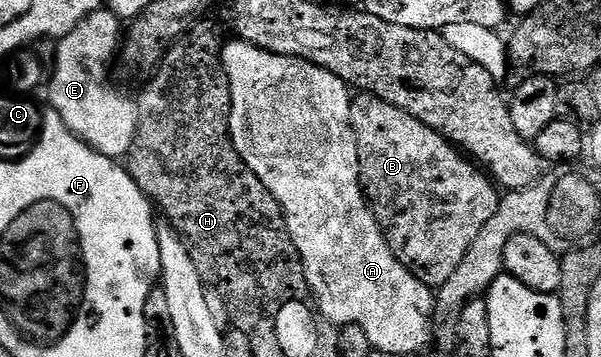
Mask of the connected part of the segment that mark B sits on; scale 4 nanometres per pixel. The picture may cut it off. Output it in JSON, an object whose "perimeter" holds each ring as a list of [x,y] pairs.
{"perimeter":[[[359,93],[351,101],[350,133],[358,150],[358,177],[362,179],[366,205],[382,229],[386,245],[398,257],[399,264],[411,270],[415,278],[428,287],[441,288],[448,276],[460,268],[460,260],[464,260],[464,252],[472,248],[472,240],[476,240],[480,228],[484,228],[497,212],[500,194],[495,183],[475,169],[441,134],[371,94]]]}

